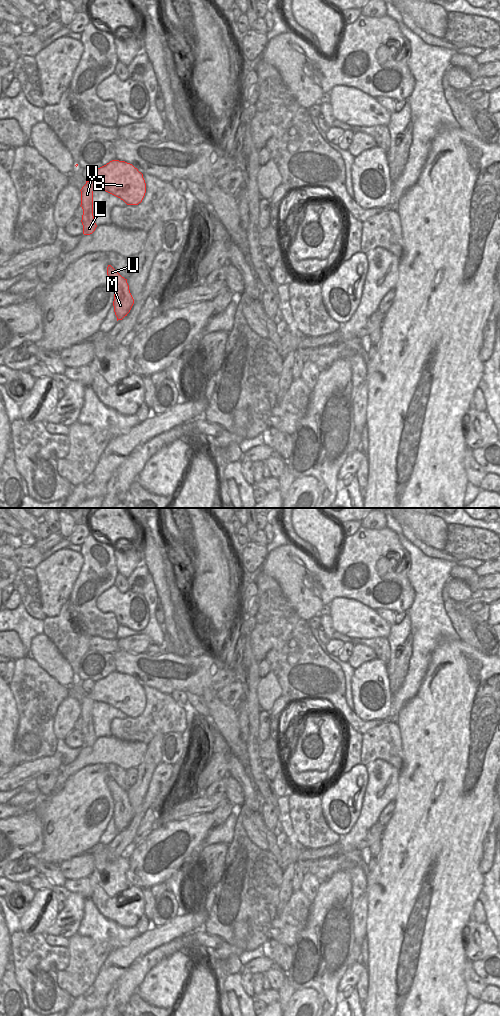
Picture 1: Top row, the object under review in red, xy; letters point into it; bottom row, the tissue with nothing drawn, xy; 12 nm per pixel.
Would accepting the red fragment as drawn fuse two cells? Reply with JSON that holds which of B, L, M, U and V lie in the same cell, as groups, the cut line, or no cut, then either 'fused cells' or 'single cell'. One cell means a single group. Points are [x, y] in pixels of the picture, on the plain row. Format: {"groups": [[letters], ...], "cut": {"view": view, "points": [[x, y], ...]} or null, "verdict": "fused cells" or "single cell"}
{"groups": [["B", "L", "M", "U", "V"]], "cut": null, "verdict": "single cell"}

